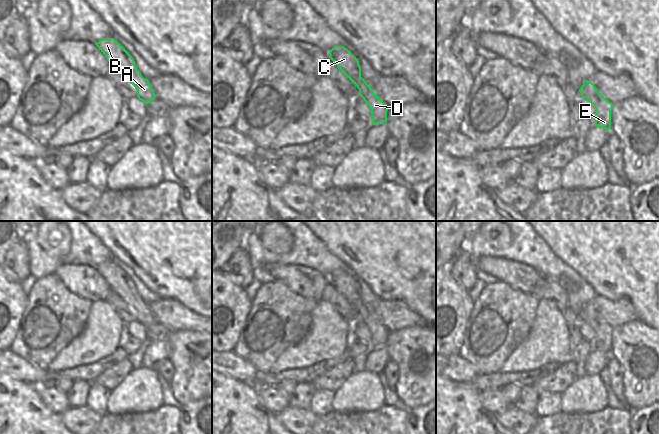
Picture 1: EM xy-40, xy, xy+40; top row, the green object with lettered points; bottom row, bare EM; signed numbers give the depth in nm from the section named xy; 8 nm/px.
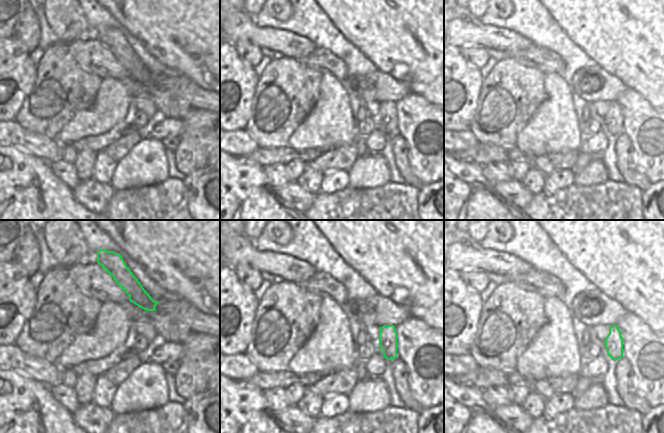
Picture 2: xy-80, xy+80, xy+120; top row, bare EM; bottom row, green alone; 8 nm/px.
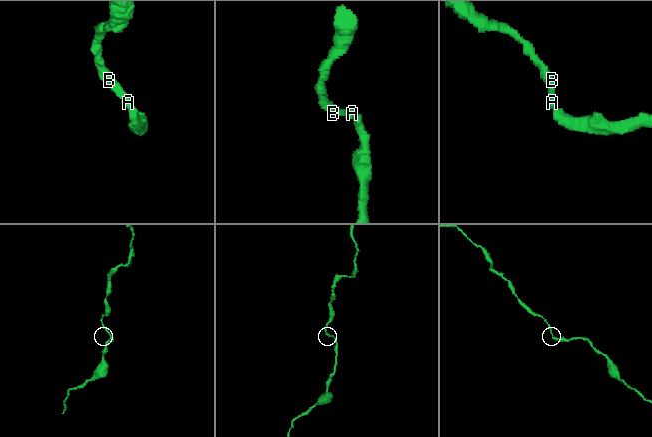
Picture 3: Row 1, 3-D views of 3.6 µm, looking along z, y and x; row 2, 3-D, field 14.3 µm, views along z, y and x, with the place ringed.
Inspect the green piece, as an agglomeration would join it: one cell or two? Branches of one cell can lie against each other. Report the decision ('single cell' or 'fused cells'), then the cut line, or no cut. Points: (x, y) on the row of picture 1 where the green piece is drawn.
single cell; cut none

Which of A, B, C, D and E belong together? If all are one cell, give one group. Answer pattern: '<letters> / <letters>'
A B C D E

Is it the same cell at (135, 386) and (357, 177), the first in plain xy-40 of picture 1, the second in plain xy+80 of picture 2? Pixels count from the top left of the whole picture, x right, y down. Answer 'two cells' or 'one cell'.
one cell

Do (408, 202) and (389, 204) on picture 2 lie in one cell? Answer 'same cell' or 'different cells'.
same cell

